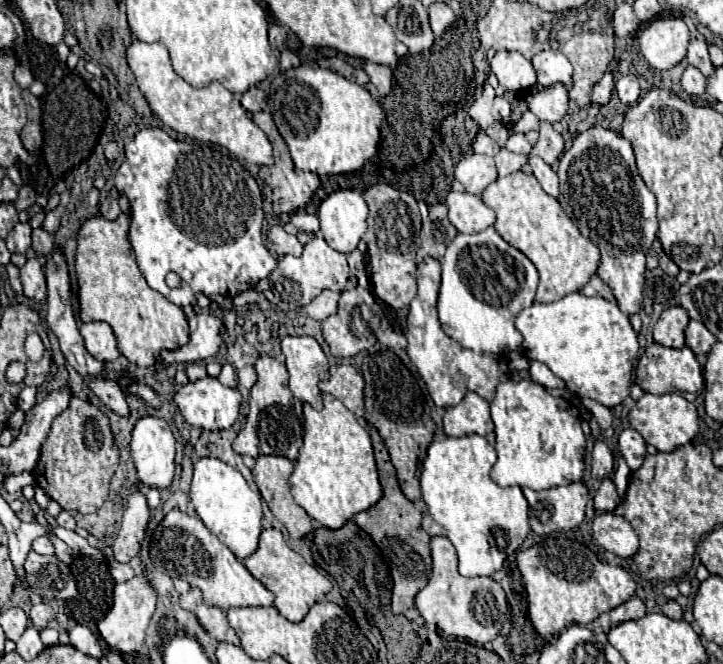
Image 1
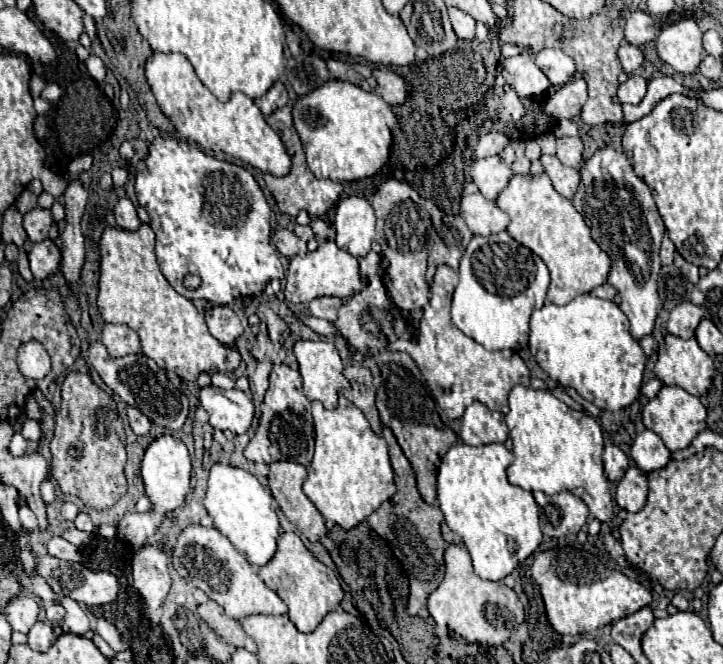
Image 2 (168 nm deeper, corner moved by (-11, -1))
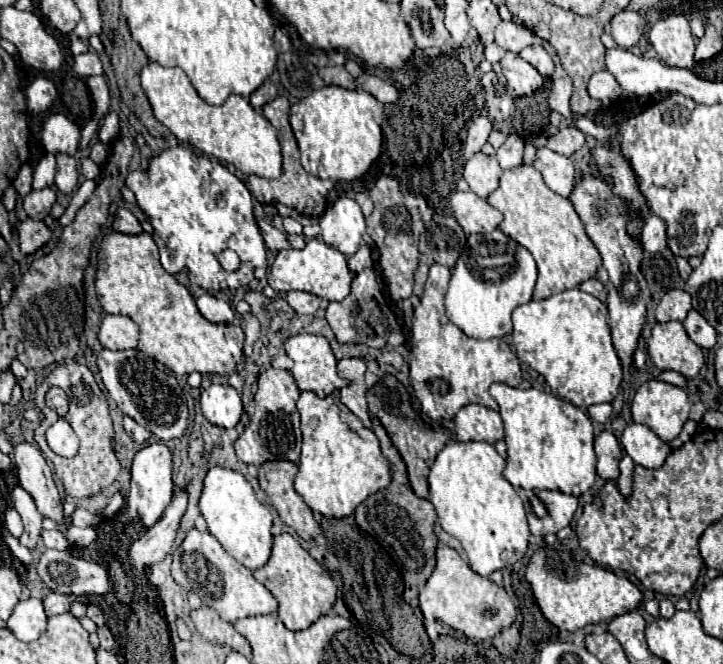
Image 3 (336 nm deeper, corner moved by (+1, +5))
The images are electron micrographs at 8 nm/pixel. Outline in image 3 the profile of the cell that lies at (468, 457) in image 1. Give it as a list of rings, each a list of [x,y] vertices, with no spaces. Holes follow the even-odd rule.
[[[450,441],[438,453],[428,477],[430,503],[436,507],[438,523],[462,543],[470,567],[482,577],[522,559],[530,539],[522,499],[504,479],[504,465],[506,461],[490,443]]]

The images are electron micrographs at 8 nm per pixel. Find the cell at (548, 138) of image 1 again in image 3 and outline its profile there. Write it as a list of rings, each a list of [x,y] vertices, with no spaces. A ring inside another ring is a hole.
[[[568,125],[568,127],[562,127],[554,137],[548,137],[548,149],[560,153],[560,155],[566,155],[570,157],[572,153],[580,151],[586,143],[586,135],[576,129],[574,125]]]

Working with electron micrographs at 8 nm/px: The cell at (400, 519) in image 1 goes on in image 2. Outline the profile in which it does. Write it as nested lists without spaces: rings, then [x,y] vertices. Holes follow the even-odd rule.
[[[384,427],[382,437],[386,439],[388,449],[390,449],[390,463],[396,473],[398,491],[392,499],[388,499],[388,503],[382,503],[380,509],[376,509],[366,521],[368,521],[370,529],[374,529],[380,537],[384,537],[390,543],[390,547],[396,547],[396,551],[400,551],[400,555],[404,555],[404,563],[408,563],[408,579],[410,579],[408,613],[416,615],[418,609],[426,607],[428,595],[444,579],[444,539],[440,535],[440,521],[444,519],[444,515],[438,505],[428,505],[420,497],[420,493],[416,489],[414,471],[388,427]]]

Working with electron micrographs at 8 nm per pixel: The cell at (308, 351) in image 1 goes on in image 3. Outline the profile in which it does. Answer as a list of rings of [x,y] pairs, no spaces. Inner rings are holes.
[[[296,335],[284,343],[288,357],[294,361],[292,375],[300,391],[312,391],[318,397],[330,395],[334,389],[348,385],[336,373],[336,357],[330,343],[322,335]]]

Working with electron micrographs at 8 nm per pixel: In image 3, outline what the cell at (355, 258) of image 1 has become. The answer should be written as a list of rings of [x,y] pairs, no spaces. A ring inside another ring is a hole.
[[[362,245],[356,255],[348,257],[348,267],[352,273],[362,273],[364,269],[372,268],[373,264],[371,249],[368,245]]]

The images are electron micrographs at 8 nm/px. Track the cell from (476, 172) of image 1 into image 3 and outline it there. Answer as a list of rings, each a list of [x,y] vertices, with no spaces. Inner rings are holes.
[[[476,153],[464,165],[464,179],[468,181],[470,191],[474,191],[482,199],[486,199],[498,187],[500,175],[502,169],[496,157],[488,157],[484,153]]]

